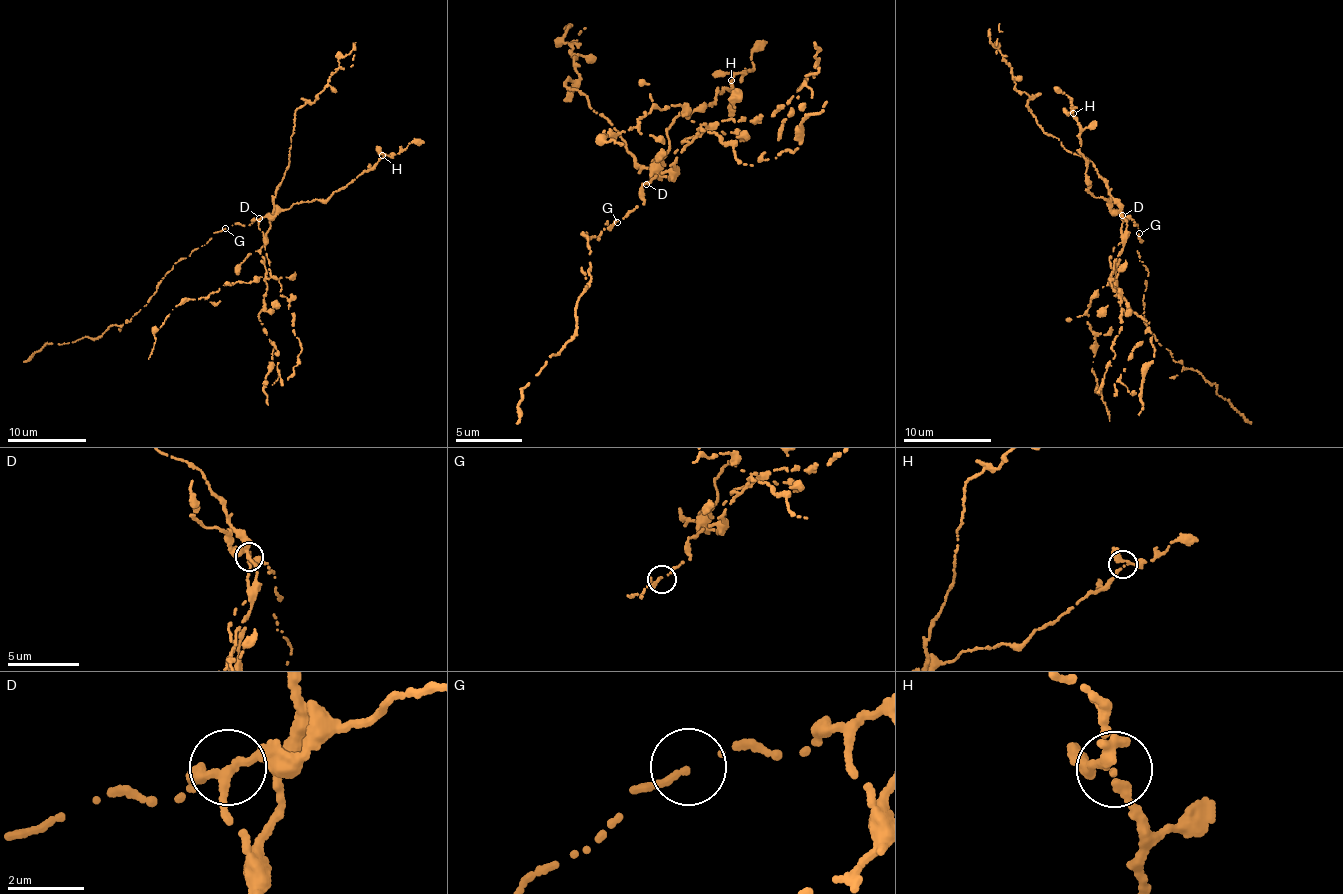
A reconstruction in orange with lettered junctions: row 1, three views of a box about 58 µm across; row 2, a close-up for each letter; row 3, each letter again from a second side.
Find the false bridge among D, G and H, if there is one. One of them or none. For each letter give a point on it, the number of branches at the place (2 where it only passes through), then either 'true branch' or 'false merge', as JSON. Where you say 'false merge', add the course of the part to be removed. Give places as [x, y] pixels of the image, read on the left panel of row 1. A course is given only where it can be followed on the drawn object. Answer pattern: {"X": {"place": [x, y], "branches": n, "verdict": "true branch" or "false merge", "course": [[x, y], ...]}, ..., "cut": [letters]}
{"D": {"place": [259, 218], "branches": 3, "verdict": "false merge", "course": [[259, 219], [264, 234], [290, 159], [295, 111], [314, 101], [339, 58], [354, 54], [356, 42]]}, "G": {"place": [225, 228], "branches": 2, "verdict": "true branch"}, "H": {"place": [382, 155], "branches": 3, "verdict": "true branch"}, "cut": ["D"]}

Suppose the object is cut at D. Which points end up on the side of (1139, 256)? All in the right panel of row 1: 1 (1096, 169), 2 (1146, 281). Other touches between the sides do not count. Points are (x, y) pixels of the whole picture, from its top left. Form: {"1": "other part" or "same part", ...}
{"1": "other part", "2": "same part"}

